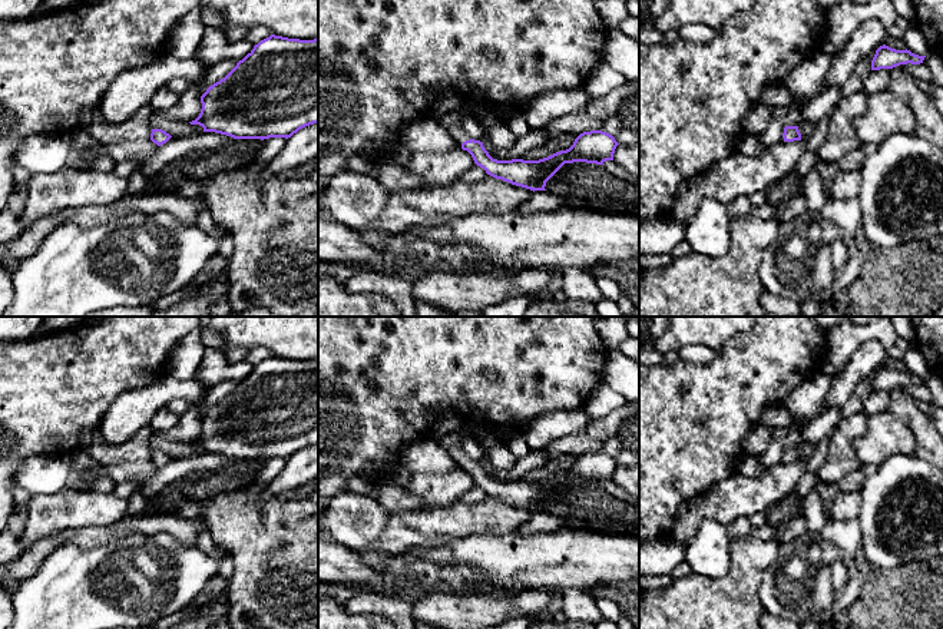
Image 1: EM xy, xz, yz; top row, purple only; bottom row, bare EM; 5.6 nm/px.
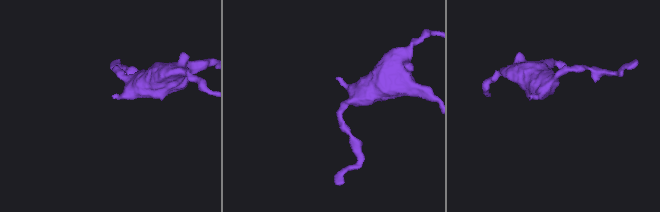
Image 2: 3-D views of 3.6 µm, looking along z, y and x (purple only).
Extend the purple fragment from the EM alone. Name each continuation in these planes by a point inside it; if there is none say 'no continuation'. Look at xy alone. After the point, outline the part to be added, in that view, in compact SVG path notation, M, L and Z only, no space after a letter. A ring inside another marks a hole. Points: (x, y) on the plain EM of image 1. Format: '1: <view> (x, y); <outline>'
no continuation

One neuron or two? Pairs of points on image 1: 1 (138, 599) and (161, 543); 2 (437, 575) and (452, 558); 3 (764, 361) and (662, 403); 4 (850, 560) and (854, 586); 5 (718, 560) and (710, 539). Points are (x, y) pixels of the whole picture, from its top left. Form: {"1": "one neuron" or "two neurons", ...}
{"1": "one neuron", "2": "two neurons", "3": "one neuron", "4": "one neuron", "5": "one neuron"}

